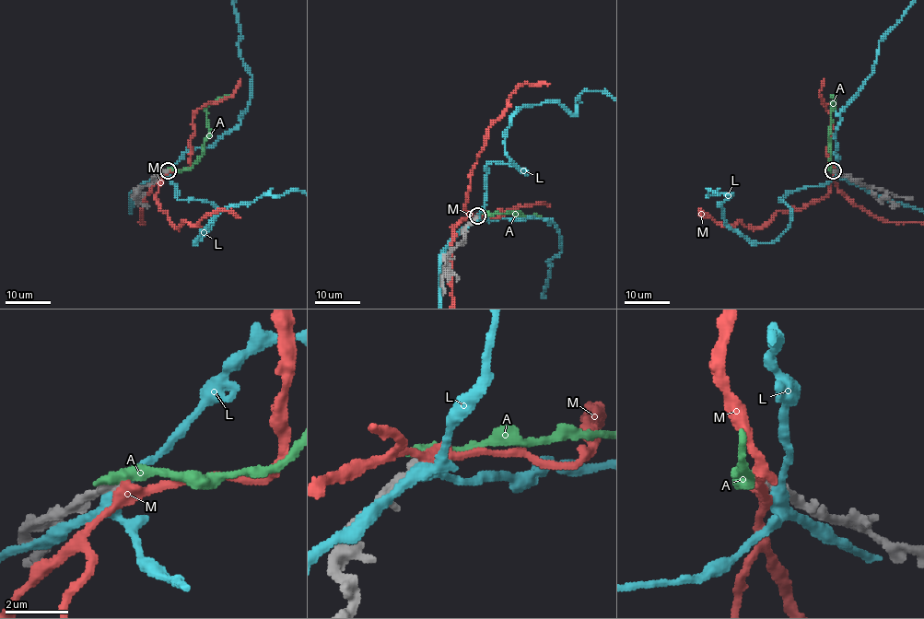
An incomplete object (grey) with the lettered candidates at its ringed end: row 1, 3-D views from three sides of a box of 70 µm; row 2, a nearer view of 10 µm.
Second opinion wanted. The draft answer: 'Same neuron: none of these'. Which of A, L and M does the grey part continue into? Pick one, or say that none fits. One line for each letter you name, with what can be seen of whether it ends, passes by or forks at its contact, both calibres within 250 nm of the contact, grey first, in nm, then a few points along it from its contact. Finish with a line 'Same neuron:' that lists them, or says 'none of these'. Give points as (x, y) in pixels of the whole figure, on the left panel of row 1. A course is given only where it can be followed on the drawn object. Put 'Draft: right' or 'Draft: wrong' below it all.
Same neuron: none of these
Draft: right

